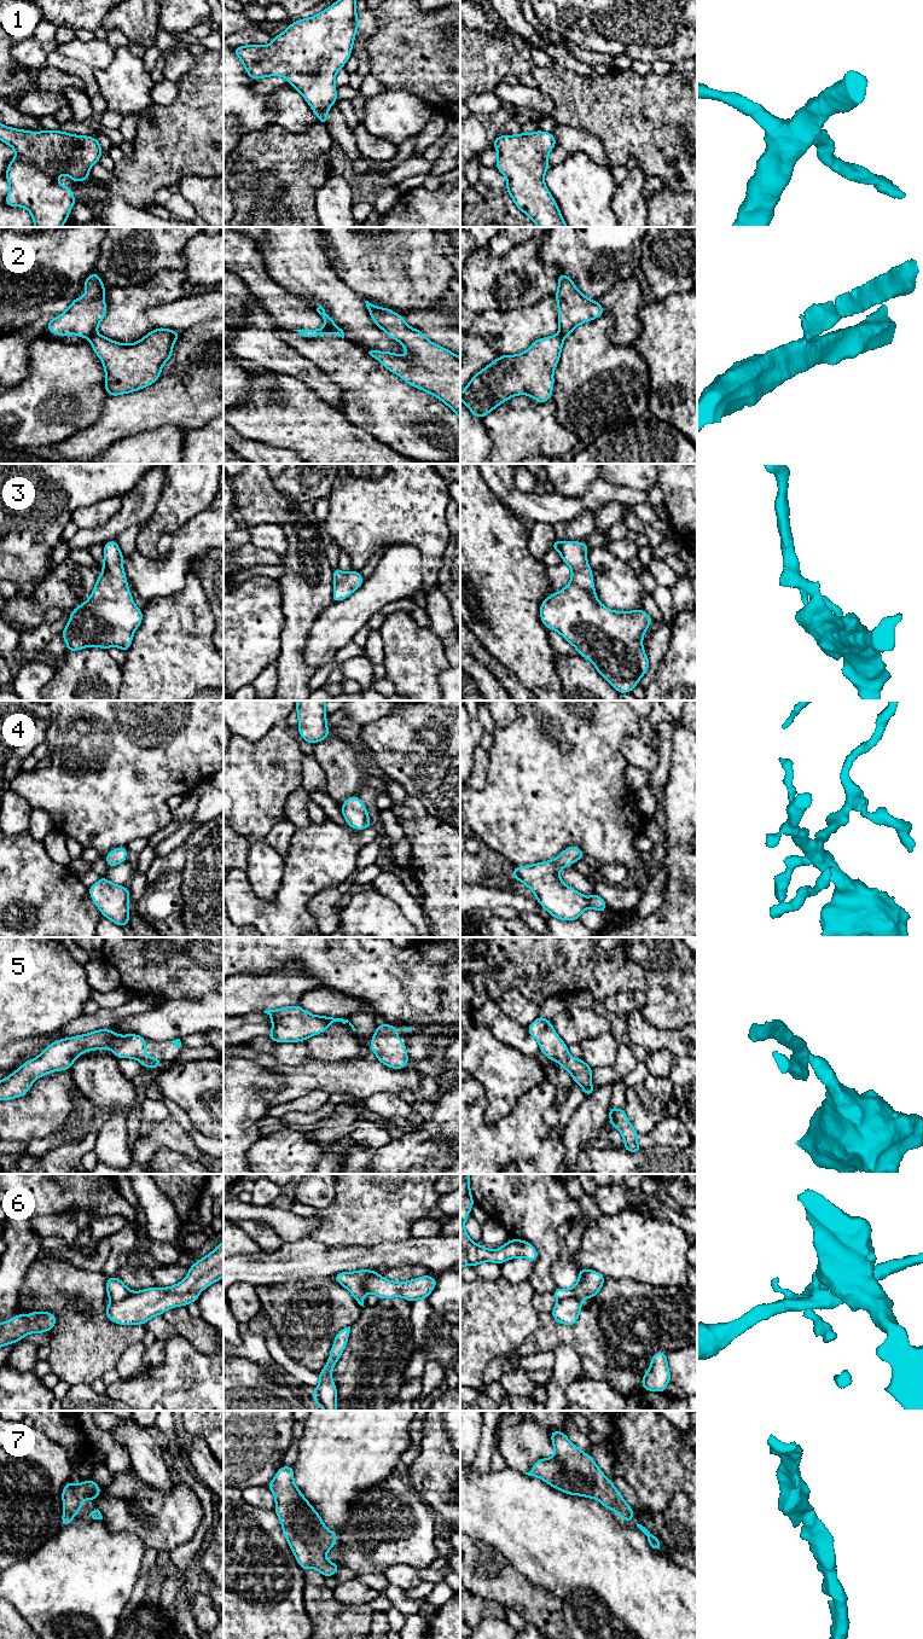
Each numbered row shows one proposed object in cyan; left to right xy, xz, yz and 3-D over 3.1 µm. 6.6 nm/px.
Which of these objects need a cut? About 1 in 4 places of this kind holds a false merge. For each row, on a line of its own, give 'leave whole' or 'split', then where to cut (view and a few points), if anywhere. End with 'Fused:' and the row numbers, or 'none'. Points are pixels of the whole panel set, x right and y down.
1: leave whole; cut none
2: split; cut xy (96, 333), (88, 337)
3: leave whole; cut none
4: leave whole; cut none
5: leave whole; cut none
6: split; cut yz (580, 1300), (564, 1297), (558, 1301)
7: leave whole; cut none
Fused: 2, 6

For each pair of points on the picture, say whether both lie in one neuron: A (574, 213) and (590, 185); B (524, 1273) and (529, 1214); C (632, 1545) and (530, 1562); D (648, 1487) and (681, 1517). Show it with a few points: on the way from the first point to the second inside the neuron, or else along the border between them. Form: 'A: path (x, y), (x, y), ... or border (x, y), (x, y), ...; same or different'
A: path (581, 207), (584, 204), (584, 192); same
B: border (534, 1263), (532, 1276), (528, 1279); different
C: path (607, 1551), (556, 1551); same
D: border (684, 1493), (675, 1493), (665, 1510), (645, 1510); different

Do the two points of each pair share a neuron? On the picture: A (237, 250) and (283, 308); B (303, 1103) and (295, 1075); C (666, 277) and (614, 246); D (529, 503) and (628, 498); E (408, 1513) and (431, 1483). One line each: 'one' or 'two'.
A: one
B: two
C: two
D: one
E: two

